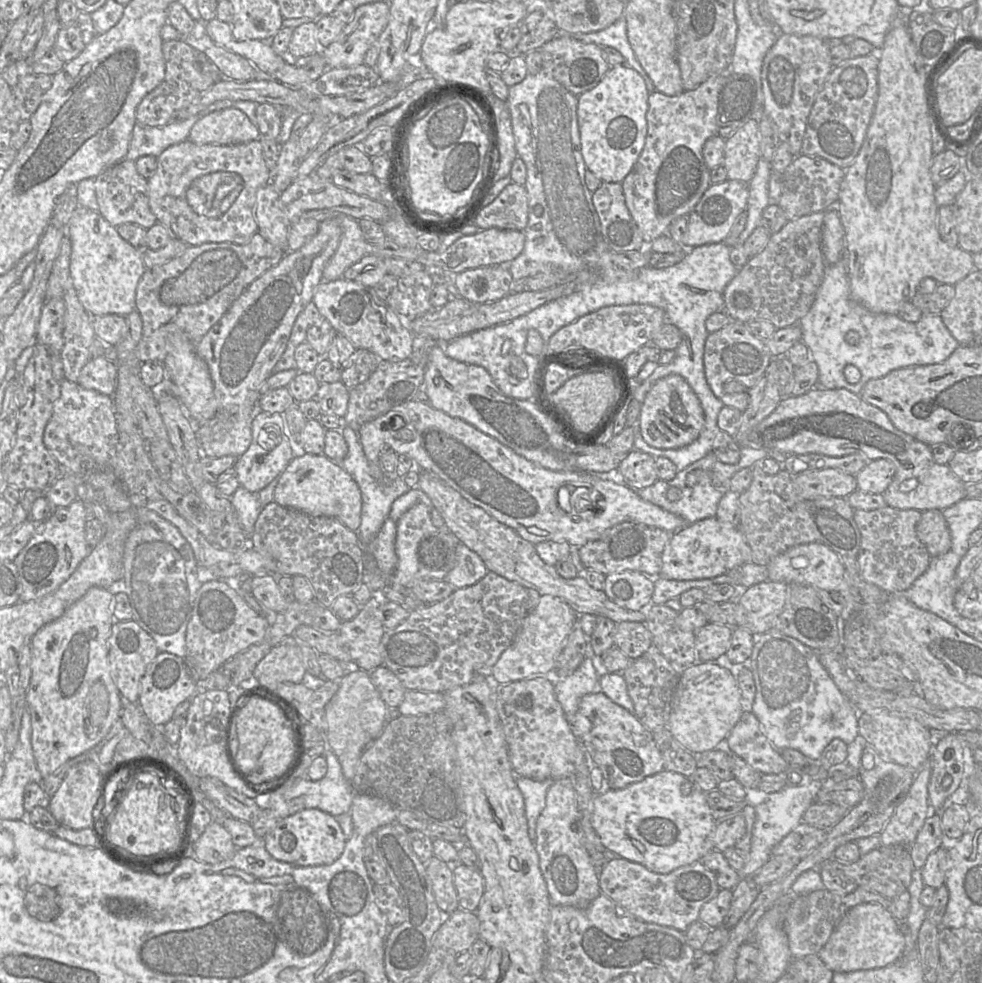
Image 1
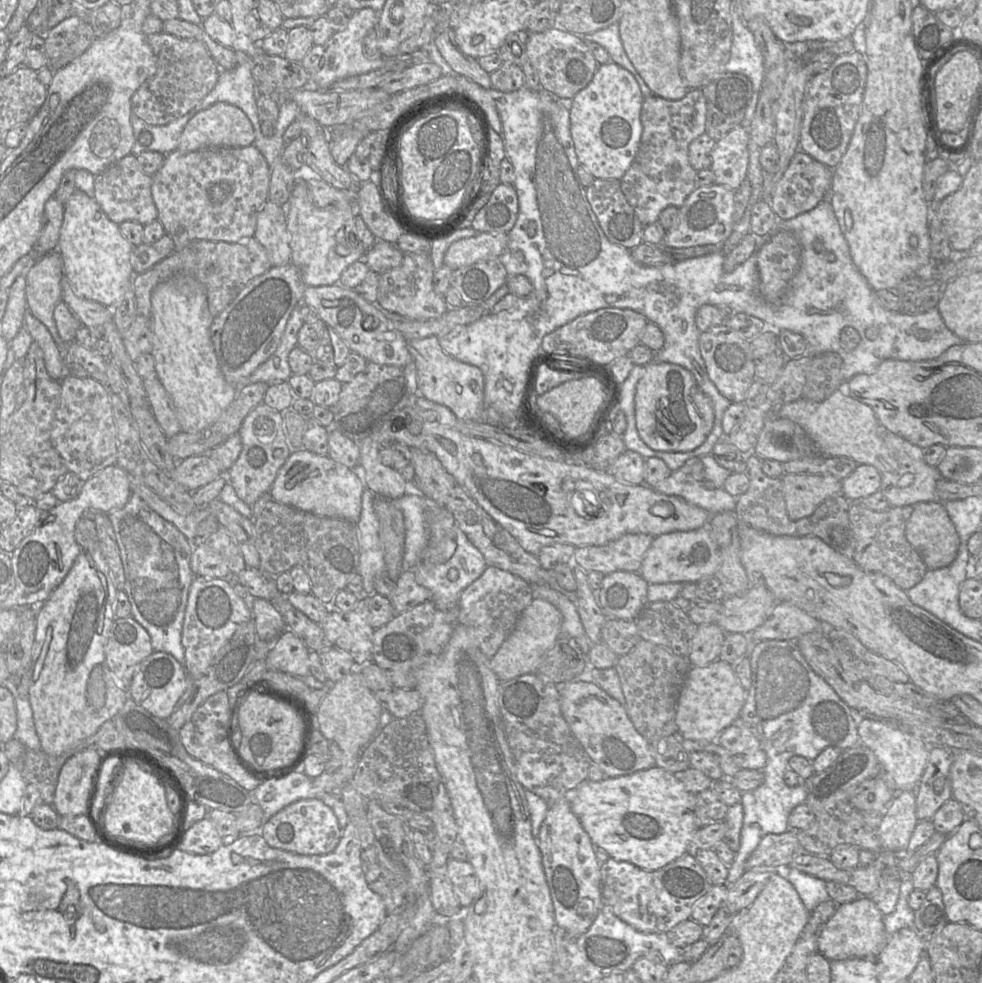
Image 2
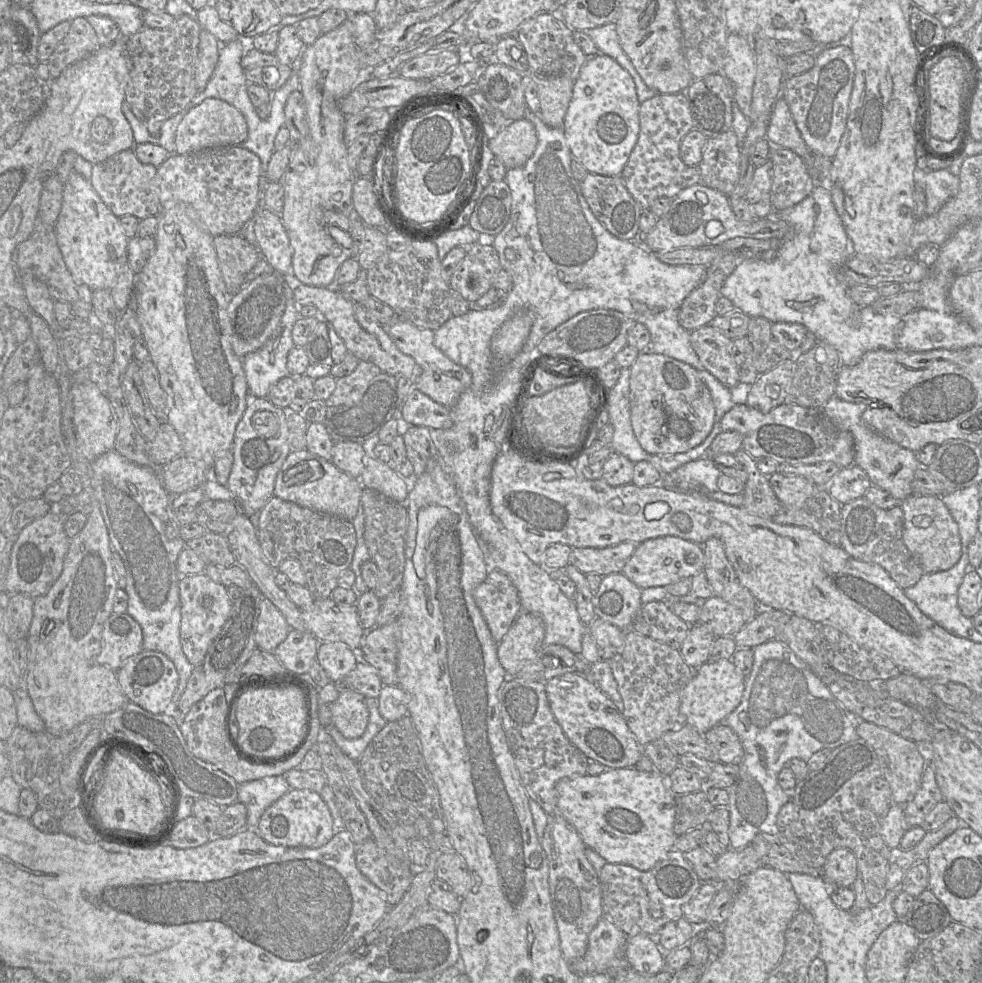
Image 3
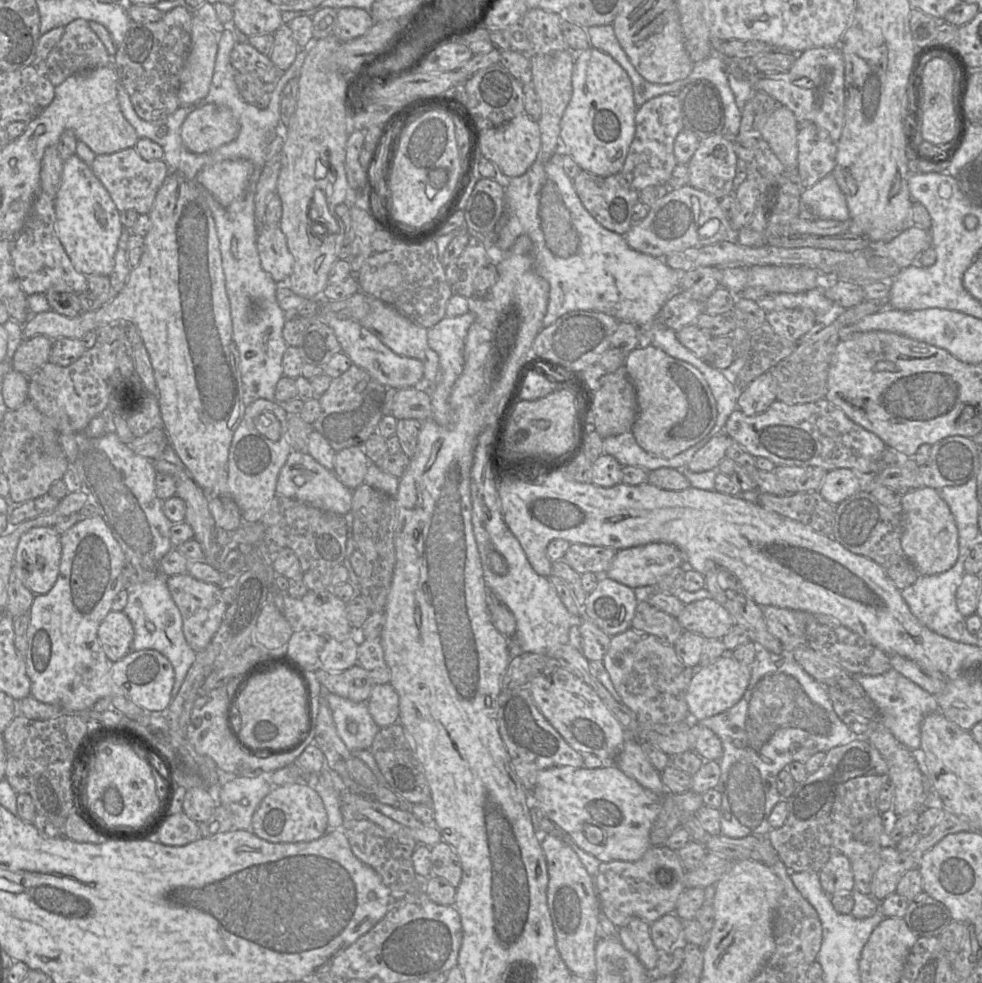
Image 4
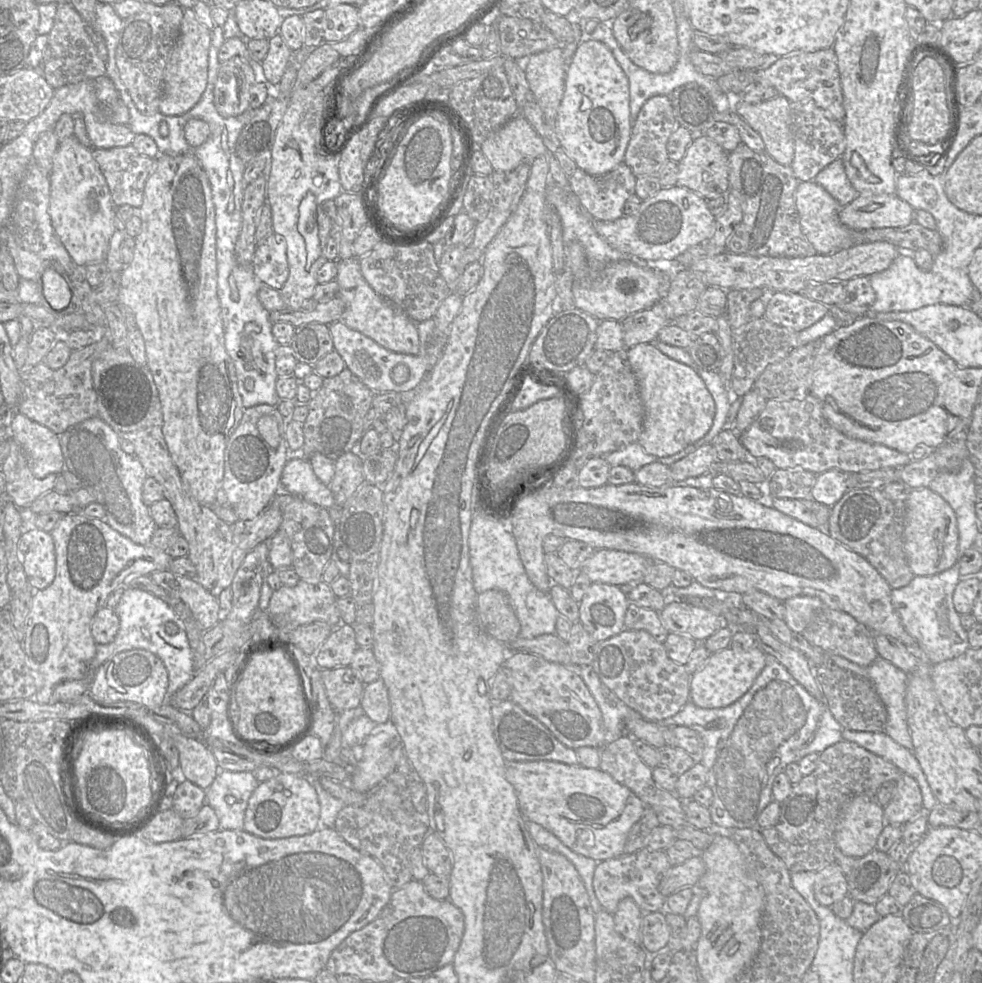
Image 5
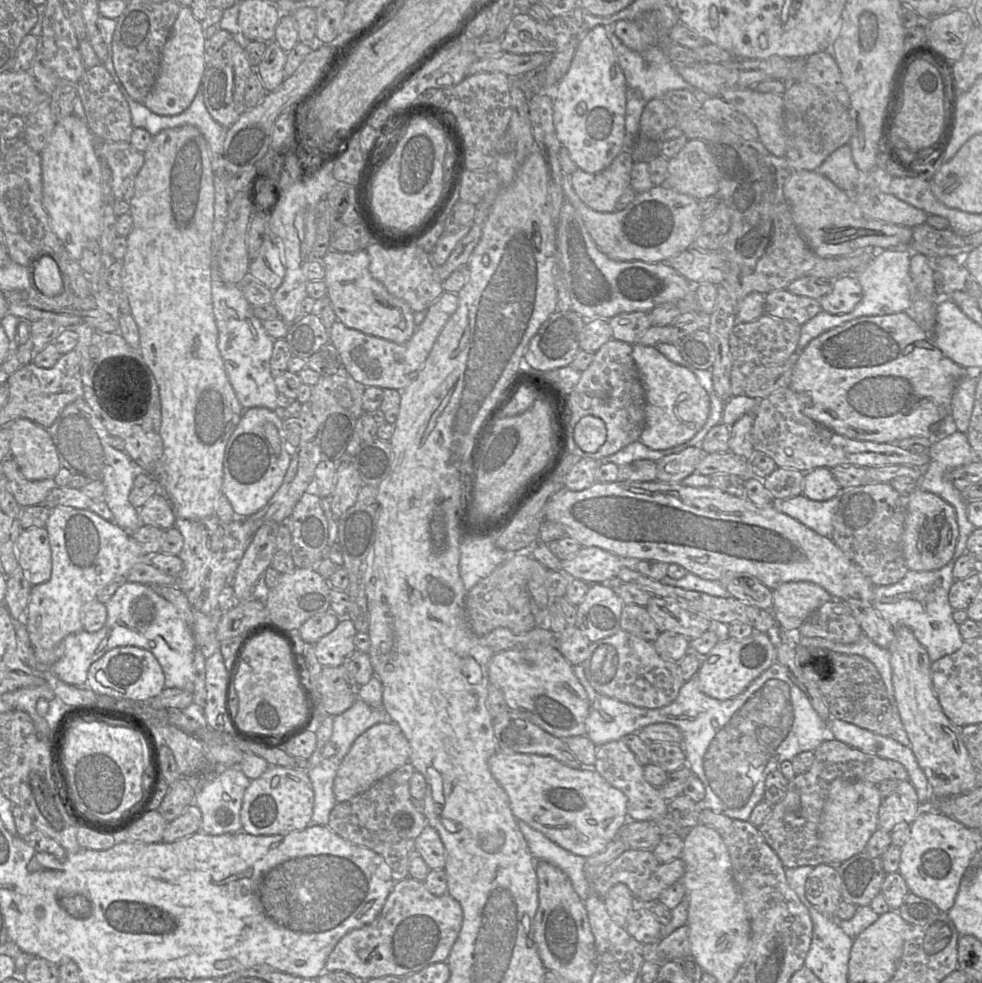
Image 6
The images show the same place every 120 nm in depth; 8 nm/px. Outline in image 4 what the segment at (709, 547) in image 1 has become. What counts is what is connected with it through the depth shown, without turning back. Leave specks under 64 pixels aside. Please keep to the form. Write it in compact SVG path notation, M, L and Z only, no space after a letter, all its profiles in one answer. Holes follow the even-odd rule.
M656 542L642 546L618 550L608 571L602 575L632 589L637 587L653 586L673 569L686 566L683 552L676 546L668 543Z

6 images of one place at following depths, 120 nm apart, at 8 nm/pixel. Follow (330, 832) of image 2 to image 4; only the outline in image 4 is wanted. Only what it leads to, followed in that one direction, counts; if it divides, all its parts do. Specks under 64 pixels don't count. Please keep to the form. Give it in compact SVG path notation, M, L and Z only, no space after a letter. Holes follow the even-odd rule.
M306 783L273 787L252 817L252 832L271 843L310 842L328 832L328 817L322 799Z

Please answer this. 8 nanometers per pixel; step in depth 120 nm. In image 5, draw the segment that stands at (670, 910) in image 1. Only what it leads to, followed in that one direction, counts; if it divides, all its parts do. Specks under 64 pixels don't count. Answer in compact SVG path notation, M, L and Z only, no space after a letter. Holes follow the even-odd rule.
M642 848L631 854L597 863L593 875L593 888L602 908L610 914L617 910L619 902L625 897L631 897L643 913L667 911L666 897L659 892L659 884L666 871L671 867L664 850Z

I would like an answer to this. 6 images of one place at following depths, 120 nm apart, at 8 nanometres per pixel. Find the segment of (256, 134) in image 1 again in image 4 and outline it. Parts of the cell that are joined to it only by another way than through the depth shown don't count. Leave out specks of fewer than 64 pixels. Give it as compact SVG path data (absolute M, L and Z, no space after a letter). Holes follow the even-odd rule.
M205 104L195 108L185 118L181 126L181 140L193 153L210 152L233 141L239 128L228 107Z

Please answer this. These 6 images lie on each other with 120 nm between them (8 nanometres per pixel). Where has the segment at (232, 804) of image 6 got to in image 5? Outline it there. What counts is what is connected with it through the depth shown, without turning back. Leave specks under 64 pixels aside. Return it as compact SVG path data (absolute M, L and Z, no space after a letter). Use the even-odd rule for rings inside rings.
M217 766L217 776L205 792L206 804L215 811L221 830L244 830L248 800L258 785L253 772L231 772Z

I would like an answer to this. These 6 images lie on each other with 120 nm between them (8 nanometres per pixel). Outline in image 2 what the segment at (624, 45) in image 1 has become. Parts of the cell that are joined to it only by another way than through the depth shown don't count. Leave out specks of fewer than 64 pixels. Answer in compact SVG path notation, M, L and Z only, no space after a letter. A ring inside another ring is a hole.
M618 22L593 33L573 34L583 41L595 42L604 47L609 53L610 61L615 62L621 67L627 69L635 77L644 98L653 95L651 89L648 87L644 79L629 60L624 50L620 38Z

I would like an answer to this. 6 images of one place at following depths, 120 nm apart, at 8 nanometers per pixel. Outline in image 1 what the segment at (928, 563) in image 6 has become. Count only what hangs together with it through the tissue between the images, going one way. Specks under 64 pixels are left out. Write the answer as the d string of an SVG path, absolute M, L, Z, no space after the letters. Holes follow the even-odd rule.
M941 510L923 511L916 533L931 557L943 555L951 548L950 530Z

